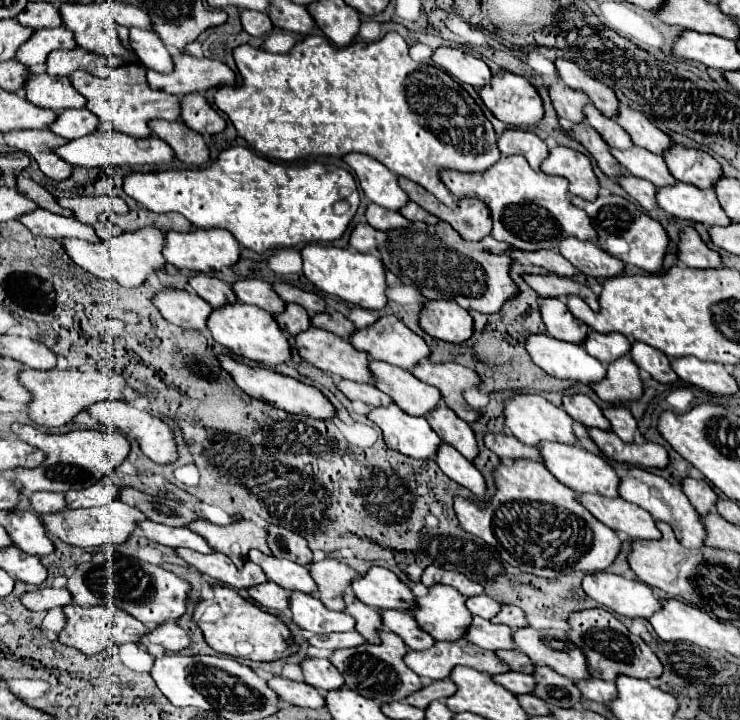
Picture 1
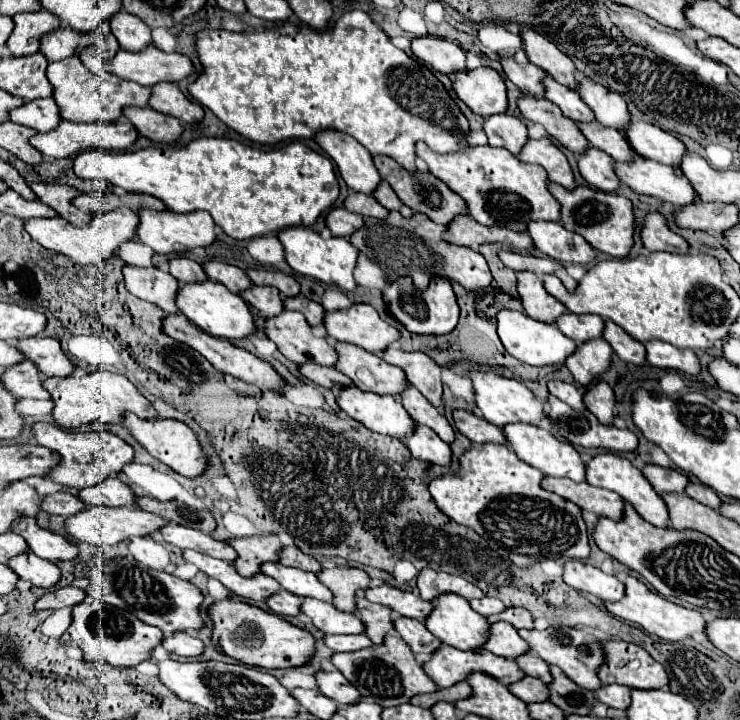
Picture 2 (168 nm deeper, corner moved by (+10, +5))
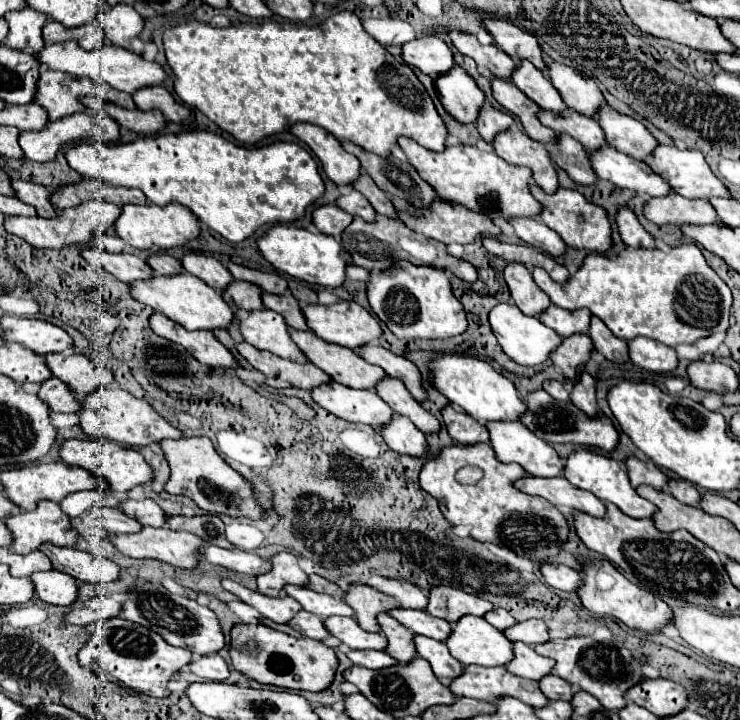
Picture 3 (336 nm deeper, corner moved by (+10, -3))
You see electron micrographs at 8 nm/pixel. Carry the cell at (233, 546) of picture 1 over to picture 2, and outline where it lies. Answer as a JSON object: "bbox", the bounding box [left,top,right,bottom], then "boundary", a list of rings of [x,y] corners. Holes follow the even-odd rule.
{"bbox":[227,533,283,577],"boundary":[[[275,533],[235,537],[227,539],[227,545],[233,545],[233,549],[237,551],[237,561],[233,561],[233,567],[245,577],[259,573],[261,563],[277,561],[277,553],[283,547]]]}

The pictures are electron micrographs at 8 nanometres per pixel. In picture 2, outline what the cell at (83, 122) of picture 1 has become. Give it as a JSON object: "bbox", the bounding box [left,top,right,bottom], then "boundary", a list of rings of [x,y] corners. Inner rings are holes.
{"bbox":[9,97,63,133],"boundary":[[[51,97],[49,99],[35,99],[35,101],[25,103],[19,109],[13,109],[9,119],[15,123],[21,123],[25,127],[37,129],[39,133],[51,131],[53,127],[57,127],[63,121],[61,111],[57,109],[57,103]]]}

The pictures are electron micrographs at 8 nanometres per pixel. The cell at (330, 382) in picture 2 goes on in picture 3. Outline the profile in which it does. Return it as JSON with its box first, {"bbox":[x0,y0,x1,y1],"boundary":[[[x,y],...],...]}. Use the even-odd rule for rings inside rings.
{"bbox":[235,343,331,389],"boundary":[[[235,343],[235,347],[239,355],[249,361],[249,365],[265,375],[265,383],[273,389],[313,389],[315,385],[331,381],[331,377],[313,363],[295,363],[289,359],[281,359],[269,351],[259,351],[249,343]]]}

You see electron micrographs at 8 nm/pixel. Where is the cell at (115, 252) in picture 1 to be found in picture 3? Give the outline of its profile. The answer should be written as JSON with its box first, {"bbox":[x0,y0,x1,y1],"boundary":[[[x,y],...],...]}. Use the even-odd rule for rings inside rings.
{"bbox":[5,199,121,249],"boundary":[[[93,199],[93,201],[87,201],[85,205],[77,205],[73,209],[63,209],[51,219],[45,219],[45,217],[39,217],[39,215],[37,217],[5,217],[5,229],[7,229],[7,233],[25,239],[31,247],[63,249],[63,247],[73,245],[73,243],[87,245],[89,241],[93,241],[95,231],[101,231],[101,229],[111,231],[119,213],[121,213],[121,209],[117,205],[113,205],[109,201]]]}

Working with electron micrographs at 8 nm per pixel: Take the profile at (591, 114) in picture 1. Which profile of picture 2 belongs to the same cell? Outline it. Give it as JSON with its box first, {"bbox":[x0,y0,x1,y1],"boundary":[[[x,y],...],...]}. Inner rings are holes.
{"bbox":[545,77,593,123],"boundary":[[[547,77],[545,79],[545,87],[547,87],[547,99],[553,101],[555,105],[559,105],[559,109],[563,111],[565,117],[581,123],[581,121],[589,121],[593,123],[593,111],[589,109],[589,105],[585,105],[585,101],[581,101],[581,97],[577,97],[577,91],[573,93],[573,89],[557,83],[555,79]]]}

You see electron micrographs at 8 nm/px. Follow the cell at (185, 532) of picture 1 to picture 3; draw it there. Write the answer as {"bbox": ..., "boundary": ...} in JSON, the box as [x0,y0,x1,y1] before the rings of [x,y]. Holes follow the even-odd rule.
{"bbox":[201,543,271,577],"boundary":[[[205,543],[205,547],[201,549],[201,555],[209,563],[217,563],[231,571],[239,571],[239,573],[247,573],[247,575],[255,575],[255,577],[261,573],[267,573],[271,569],[269,559],[239,551],[239,549],[221,549],[211,543]]]}

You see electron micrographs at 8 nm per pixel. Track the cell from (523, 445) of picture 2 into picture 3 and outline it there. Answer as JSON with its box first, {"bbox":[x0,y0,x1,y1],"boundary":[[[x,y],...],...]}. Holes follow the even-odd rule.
{"bbox":[485,421,563,477],"boundary":[[[487,421],[485,427],[489,431],[489,445],[501,463],[519,463],[529,475],[535,477],[557,477],[563,473],[563,459],[557,455],[557,451],[543,439],[529,433],[521,421]]]}

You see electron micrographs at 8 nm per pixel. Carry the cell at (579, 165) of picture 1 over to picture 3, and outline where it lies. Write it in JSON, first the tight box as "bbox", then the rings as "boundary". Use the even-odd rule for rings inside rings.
{"bbox":[491,129,557,193],"boundary":[[[507,129],[501,131],[493,143],[491,149],[505,159],[507,163],[513,165],[525,165],[531,169],[535,183],[545,191],[545,193],[555,193],[557,191],[557,171],[555,165],[549,159],[549,153],[545,145],[539,141],[529,139],[523,131],[519,129]]]}

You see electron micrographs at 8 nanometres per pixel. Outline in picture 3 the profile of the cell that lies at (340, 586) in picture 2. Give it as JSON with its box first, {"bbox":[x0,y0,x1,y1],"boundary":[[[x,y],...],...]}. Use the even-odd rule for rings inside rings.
{"bbox":[345,585,401,633],"boundary":[[[351,585],[345,593],[345,601],[355,609],[357,621],[365,631],[379,633],[377,613],[387,613],[389,609],[401,607],[393,597],[369,587],[369,585]]]}

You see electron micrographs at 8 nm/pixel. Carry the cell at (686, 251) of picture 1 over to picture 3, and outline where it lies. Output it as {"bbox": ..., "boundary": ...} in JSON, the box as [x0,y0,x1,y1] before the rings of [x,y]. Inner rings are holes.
{"bbox":[615,207,655,249],"boundary":[[[619,207],[615,215],[615,223],[619,229],[619,235],[627,247],[643,247],[643,249],[653,249],[655,241],[653,237],[643,229],[643,225],[637,221],[633,211],[629,207]]]}

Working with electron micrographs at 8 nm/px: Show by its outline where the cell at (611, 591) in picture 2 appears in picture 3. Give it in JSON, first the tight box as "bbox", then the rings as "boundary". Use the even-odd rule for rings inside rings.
{"bbox":[541,563,581,591],"boundary":[[[543,563],[541,567],[541,575],[545,579],[547,585],[555,587],[555,589],[561,589],[561,591],[577,591],[577,587],[581,585],[581,573],[567,567],[567,565],[561,565],[561,563]]]}

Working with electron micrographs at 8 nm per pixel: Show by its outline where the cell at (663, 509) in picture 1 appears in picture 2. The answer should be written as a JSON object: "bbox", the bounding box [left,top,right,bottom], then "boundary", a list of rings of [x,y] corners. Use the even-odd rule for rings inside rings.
{"bbox":[587,453,671,529],"boundary":[[[605,453],[605,455],[597,455],[591,461],[587,461],[587,483],[595,485],[595,487],[603,487],[609,491],[615,491],[617,495],[621,495],[627,503],[631,503],[639,515],[643,515],[649,523],[669,529],[671,521],[669,521],[669,509],[663,501],[663,497],[653,489],[653,485],[649,485],[647,477],[641,473],[641,469],[633,467],[629,463],[629,459],[621,459],[619,455],[613,453]]]}

